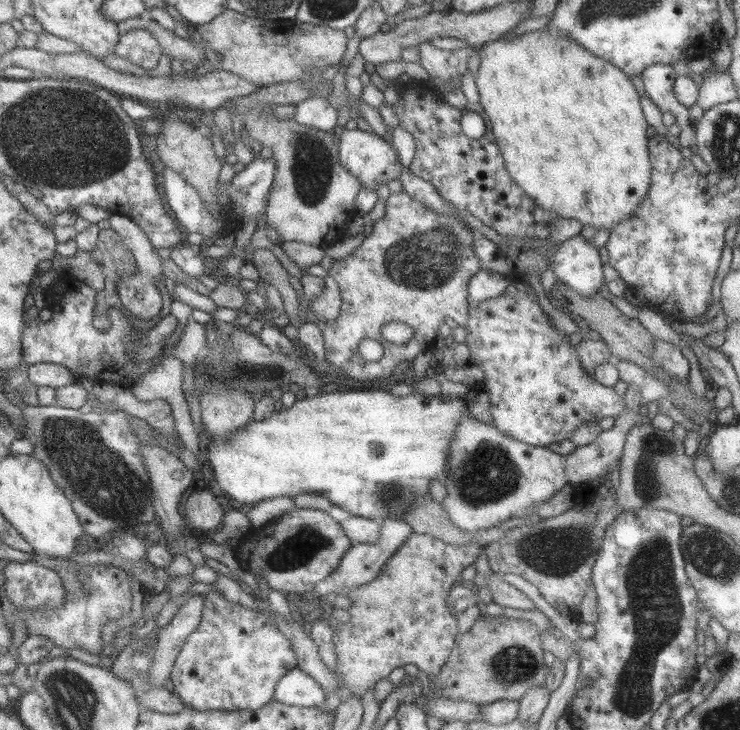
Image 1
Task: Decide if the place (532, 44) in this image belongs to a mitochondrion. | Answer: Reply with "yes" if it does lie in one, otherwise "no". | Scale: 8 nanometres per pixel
no

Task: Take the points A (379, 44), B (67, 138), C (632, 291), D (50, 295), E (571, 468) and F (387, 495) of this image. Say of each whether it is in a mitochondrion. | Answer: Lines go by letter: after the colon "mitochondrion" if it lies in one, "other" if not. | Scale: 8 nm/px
A: other
B: mitochondrion
C: other
D: other
E: other
F: mitochondrion

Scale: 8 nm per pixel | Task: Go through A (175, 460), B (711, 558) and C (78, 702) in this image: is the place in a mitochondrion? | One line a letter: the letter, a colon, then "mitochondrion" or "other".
A: other
B: mitochondrion
C: mitochondrion

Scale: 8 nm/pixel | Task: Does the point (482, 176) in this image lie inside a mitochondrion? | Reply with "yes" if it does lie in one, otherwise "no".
no

